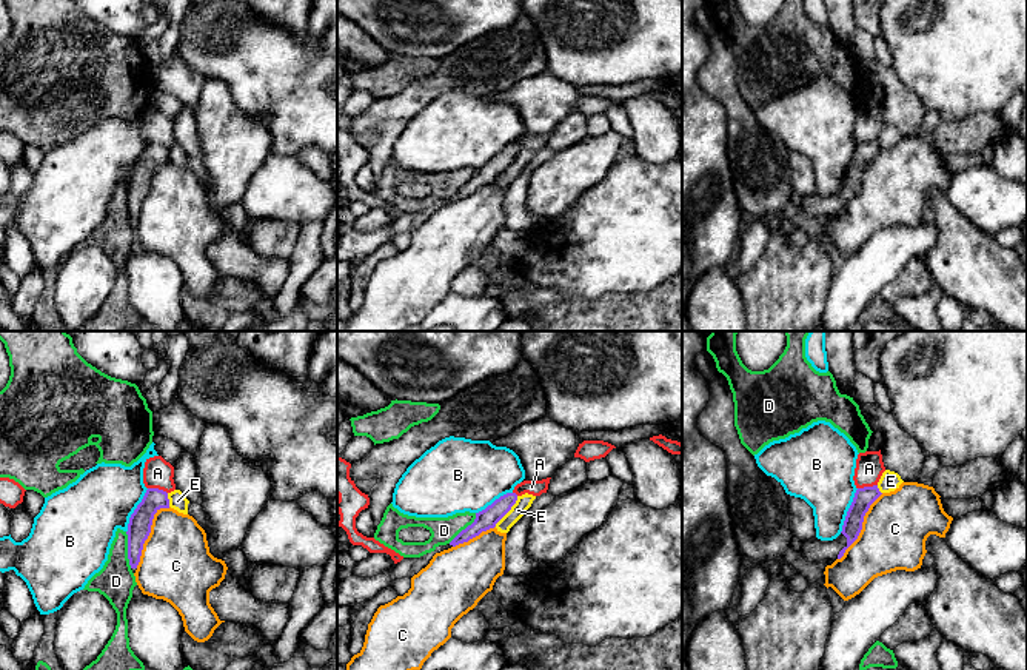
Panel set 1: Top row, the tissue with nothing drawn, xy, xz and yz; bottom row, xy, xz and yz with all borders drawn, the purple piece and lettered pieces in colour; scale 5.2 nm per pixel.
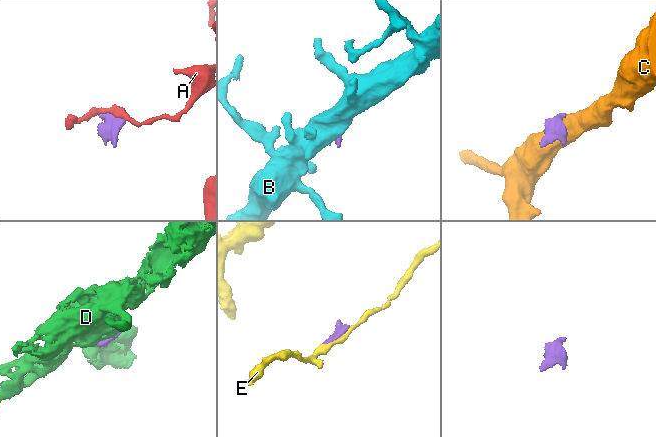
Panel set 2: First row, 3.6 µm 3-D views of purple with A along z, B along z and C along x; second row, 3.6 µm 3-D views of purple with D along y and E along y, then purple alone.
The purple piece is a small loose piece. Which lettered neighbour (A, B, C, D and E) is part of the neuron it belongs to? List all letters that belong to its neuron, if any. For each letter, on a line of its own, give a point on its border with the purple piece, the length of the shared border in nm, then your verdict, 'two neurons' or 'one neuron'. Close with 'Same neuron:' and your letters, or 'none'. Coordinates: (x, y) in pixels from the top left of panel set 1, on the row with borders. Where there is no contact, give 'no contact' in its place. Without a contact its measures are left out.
A: contact xy (157, 489); length 110 nm; two neurons
B: contact yz (849, 510); length 260 nm; two neurons
C: contact xy (150, 532); length 360 nm; two neurons
D: contact xy (128, 550); length 190 nm; two neurons
E: contact xz (508, 510); length 200 nm; two neurons
Same neuron: none

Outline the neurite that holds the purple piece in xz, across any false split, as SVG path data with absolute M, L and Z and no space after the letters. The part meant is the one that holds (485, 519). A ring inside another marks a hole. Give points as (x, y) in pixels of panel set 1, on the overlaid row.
M507 493L496 499L485 510L476 513L476 519L471 525L462 530L450 544L436 547L434 551L427 553L420 558L403 558L400 562L390 568L390 576L393 581L402 578L413 578L422 568L425 568L436 553L456 547L459 544L468 542L470 539L479 536L482 531L494 528L496 524L511 510L516 504L517 494Z

